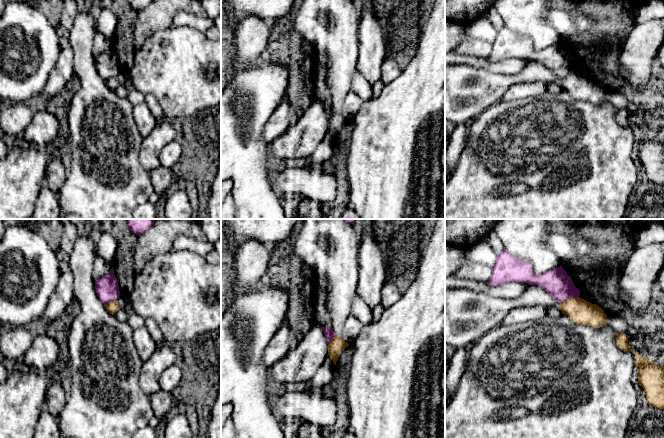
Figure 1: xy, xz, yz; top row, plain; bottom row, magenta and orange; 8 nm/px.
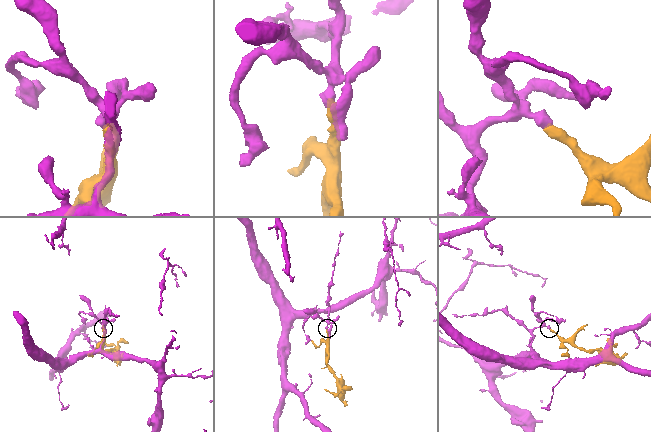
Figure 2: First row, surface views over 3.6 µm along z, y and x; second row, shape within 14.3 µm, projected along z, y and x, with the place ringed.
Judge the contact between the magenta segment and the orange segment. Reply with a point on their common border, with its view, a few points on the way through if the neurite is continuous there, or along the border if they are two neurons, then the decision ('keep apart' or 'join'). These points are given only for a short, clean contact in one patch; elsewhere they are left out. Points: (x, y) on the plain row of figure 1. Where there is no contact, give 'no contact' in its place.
yz (569, 74) | along yz (578, 72), (568, 74), (560, 79) | keep apart

